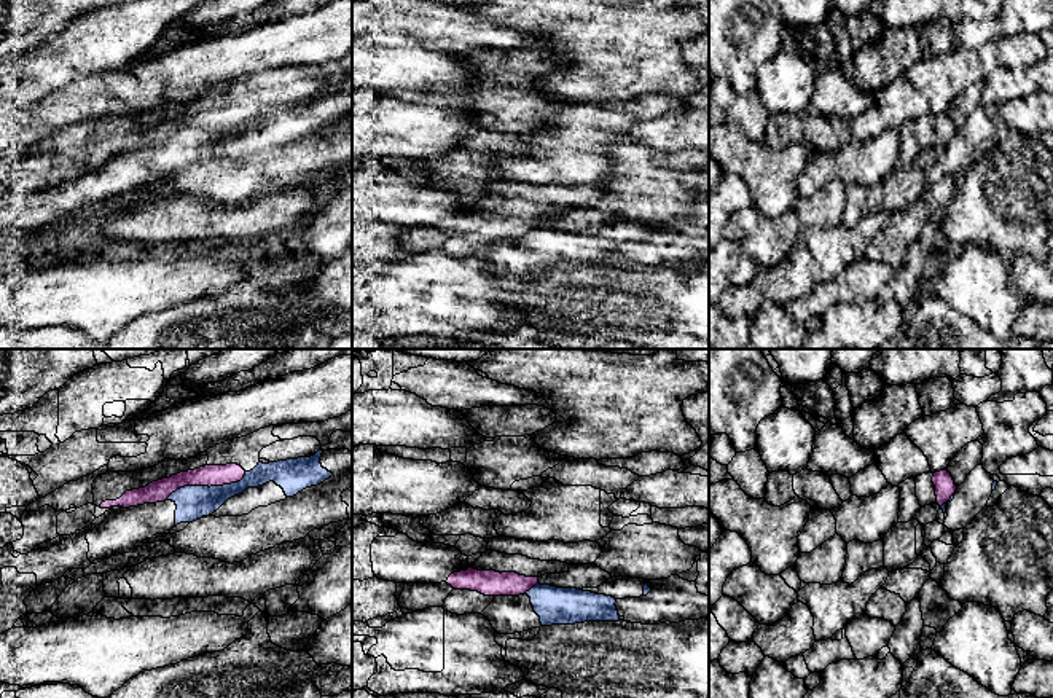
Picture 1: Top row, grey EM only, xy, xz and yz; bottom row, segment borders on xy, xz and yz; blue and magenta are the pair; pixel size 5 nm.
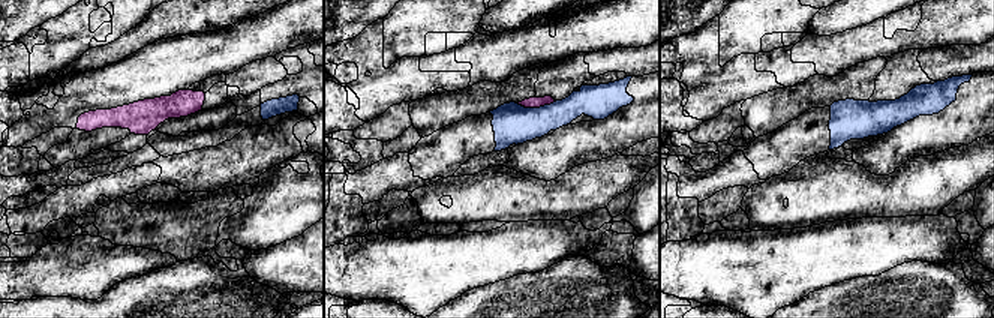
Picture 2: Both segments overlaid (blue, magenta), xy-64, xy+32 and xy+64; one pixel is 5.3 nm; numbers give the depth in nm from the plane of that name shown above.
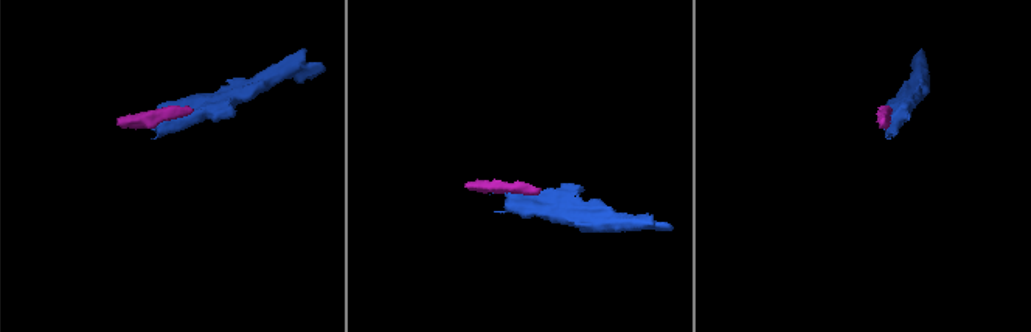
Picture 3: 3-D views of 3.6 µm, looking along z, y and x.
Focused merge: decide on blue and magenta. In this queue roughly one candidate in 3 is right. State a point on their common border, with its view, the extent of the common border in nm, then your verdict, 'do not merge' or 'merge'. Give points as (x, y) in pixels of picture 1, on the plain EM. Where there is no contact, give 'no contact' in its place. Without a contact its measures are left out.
contact xy (206, 129); length 440 nm; do not merge

